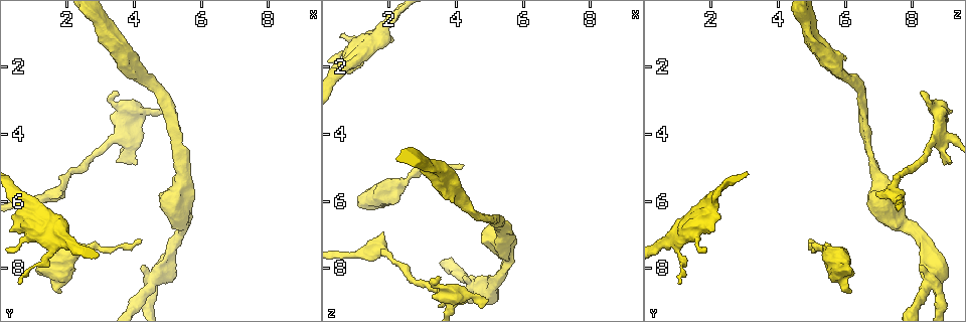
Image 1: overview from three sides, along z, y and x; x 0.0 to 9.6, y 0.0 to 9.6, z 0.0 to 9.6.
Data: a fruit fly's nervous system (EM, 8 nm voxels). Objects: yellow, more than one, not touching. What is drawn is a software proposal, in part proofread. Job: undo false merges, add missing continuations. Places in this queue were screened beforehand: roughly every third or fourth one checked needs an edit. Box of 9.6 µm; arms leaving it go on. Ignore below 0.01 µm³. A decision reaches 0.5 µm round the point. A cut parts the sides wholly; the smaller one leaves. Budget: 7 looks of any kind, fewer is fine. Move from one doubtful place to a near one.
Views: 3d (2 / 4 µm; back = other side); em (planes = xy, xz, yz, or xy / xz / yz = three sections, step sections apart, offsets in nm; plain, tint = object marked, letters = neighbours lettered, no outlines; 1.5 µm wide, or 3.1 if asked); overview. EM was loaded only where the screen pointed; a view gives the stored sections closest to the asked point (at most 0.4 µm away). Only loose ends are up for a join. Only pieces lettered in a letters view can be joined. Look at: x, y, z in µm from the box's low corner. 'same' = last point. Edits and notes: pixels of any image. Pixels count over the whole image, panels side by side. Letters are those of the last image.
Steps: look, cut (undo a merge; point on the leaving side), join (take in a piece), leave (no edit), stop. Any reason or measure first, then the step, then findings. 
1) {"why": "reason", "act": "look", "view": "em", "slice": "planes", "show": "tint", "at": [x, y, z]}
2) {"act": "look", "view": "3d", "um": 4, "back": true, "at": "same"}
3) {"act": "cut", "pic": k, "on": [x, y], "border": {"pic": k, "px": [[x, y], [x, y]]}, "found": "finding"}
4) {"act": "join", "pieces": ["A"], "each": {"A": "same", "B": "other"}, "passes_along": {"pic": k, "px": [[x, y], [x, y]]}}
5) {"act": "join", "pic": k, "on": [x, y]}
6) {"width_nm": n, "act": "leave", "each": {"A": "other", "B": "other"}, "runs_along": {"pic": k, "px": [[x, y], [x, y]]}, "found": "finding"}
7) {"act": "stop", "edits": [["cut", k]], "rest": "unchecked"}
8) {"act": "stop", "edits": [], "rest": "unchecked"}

{"act": "look", "view": "em", "slice": "yz", "step": 4, "show": "letters", "at": [3.55, 2.75, 8.20]}

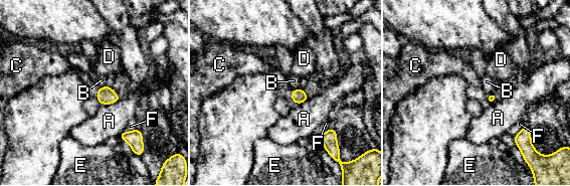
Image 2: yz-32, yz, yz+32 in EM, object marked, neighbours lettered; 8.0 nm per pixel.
{"act": "join", "pieces": ["C"], "each": {"A": "other", "B": "other", "C": "same", "D": "other", "E": "other", "F": "other"}, "passes_along": {"pic": 2, "px": [[298, 96], [291, 97], [281, 80]]}, "found": "it goes on there"}

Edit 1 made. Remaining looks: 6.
{"why": "thin end", "act": "look", "view": "em", "slice": "planes", "show": "letters", "at": [4.20, 7.20, 4.90]}

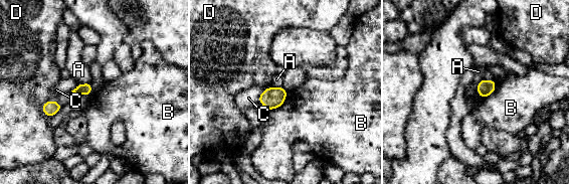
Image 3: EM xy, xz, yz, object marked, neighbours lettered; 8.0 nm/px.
{"width_nm": 80, "longest_contact_nm": ["B", 220], "act": "leave", "each": {"A": "other", "B": "other", "C": "other", "D": "other"}, "found": "no lettered piece goes on from it"}

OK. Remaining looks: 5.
{"why": "branch point", "act": "look", "view": "3d", "um": 4, "at": [4.50, 8.45, 8.55]}

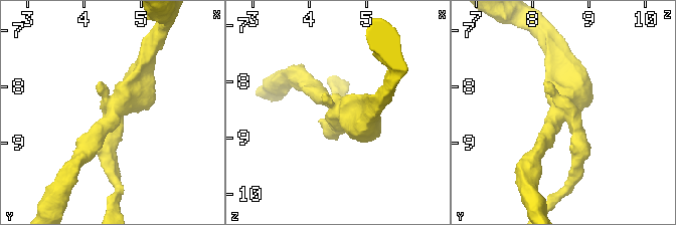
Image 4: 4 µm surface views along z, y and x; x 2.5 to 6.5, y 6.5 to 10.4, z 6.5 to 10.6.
{"why": "need the tissue", "act": "look", "view": "em", "slice": "planes", "show": "letters", "at": [4.50, 8.40, 8.50]}

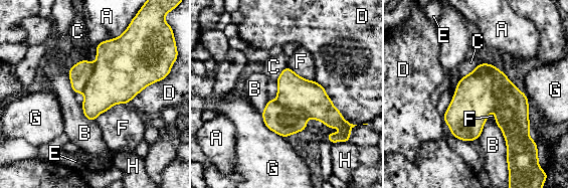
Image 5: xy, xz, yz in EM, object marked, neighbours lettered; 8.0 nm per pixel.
{"act": "cut", "pic": 5, "on": [511, 106], "each": {"A": "other", "B": "other", "C": "other", "D": "other", "E": "other", "F": "other", "G": "other", "H": "other"}, "border": {"pic": 5, "px": [[472, 71], [493, 75], [494, 109]]}, "found": "a second neuron is stuck on"}

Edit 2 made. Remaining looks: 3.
{"act": "stop", "edits": [["join", 2], ["cut", 5]], "rest": "unchecked"}

